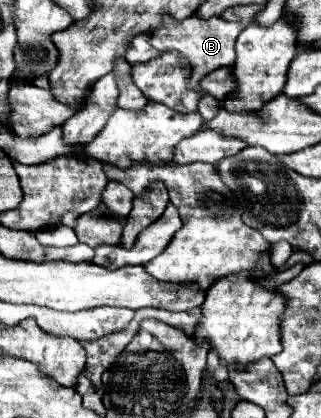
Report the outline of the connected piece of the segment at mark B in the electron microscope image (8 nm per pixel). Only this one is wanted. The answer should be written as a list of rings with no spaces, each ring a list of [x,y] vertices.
[[[164,16],[162,24],[154,30],[150,30],[150,44],[164,52],[164,50],[176,50],[180,52],[186,60],[190,60],[194,66],[202,68],[202,74],[208,74],[212,70],[218,70],[222,66],[232,66],[236,60],[236,52],[234,52],[234,42],[240,34],[240,26],[226,22],[220,16],[214,18],[206,18],[206,26],[202,26],[202,20],[198,16],[190,16],[190,22],[178,22],[172,16]]]

